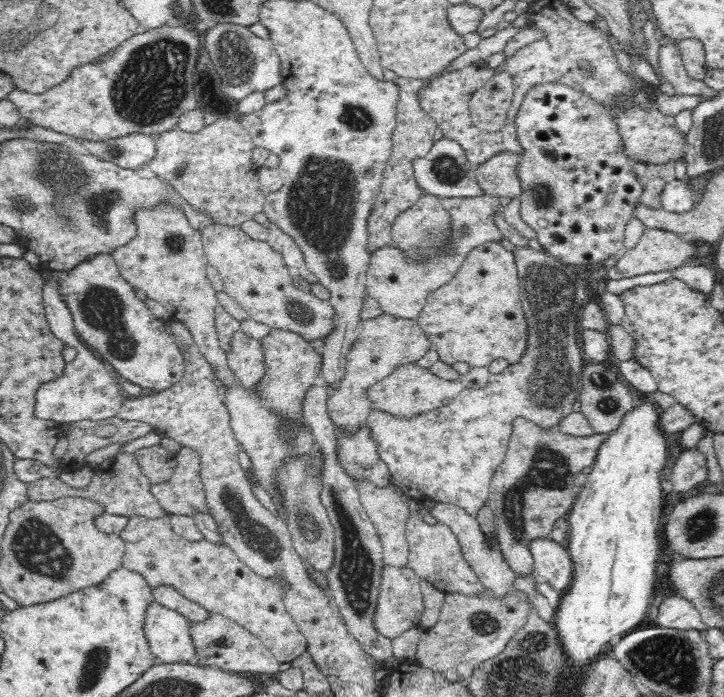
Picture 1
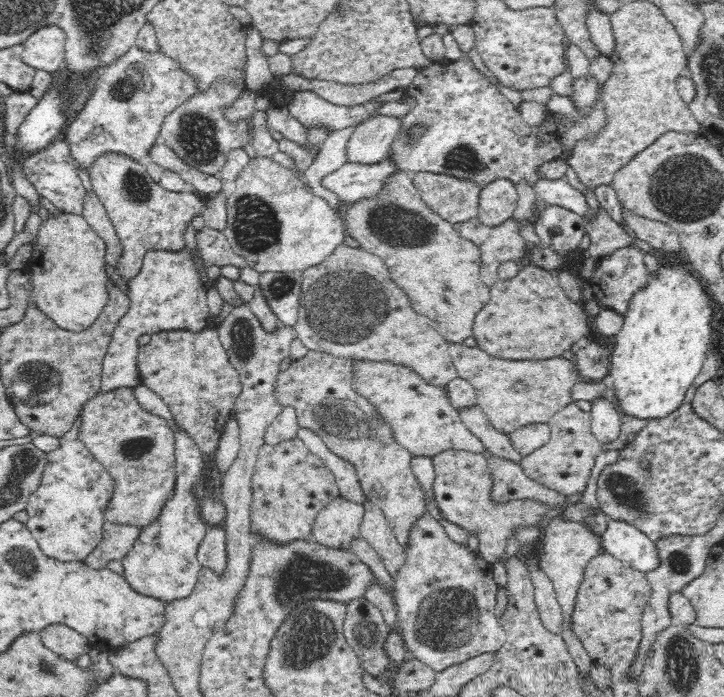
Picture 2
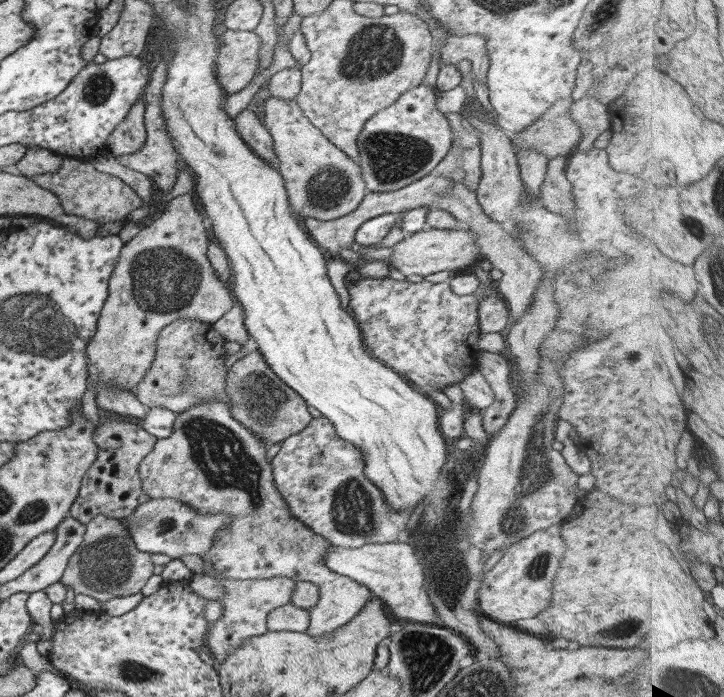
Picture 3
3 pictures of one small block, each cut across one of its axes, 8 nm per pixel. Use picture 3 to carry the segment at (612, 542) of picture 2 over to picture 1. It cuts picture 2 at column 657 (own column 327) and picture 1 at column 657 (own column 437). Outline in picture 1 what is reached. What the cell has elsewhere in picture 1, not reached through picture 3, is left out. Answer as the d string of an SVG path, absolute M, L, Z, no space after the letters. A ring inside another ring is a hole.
M677 594L666 598L660 605L655 625L664 628L695 630L700 633L704 633L708 627L693 604Z

